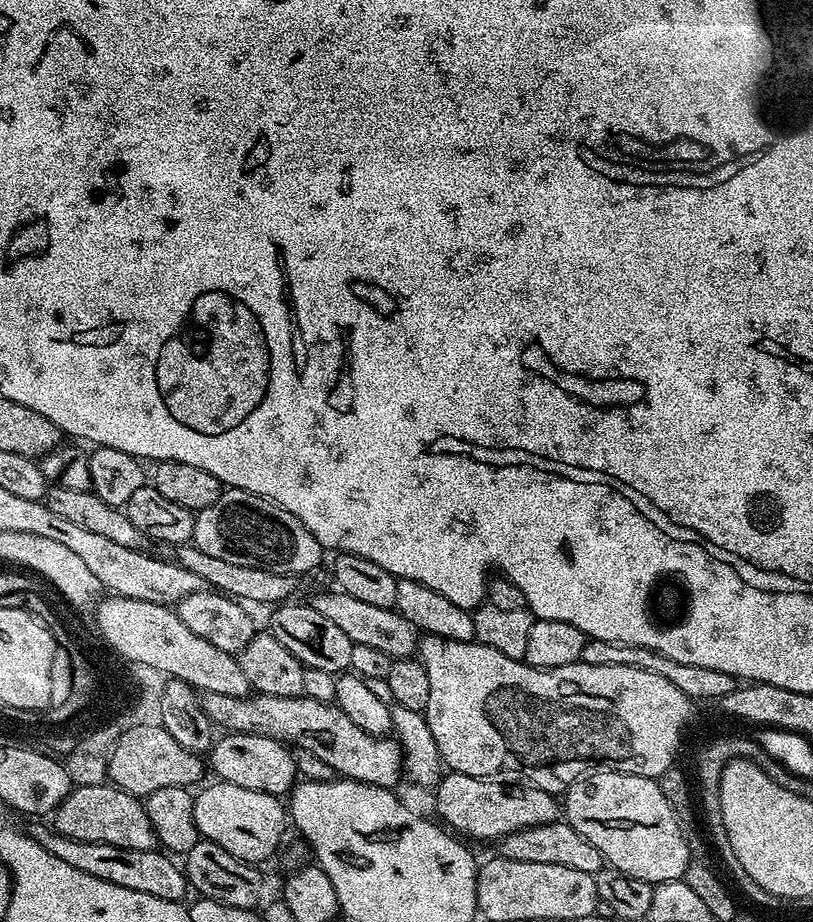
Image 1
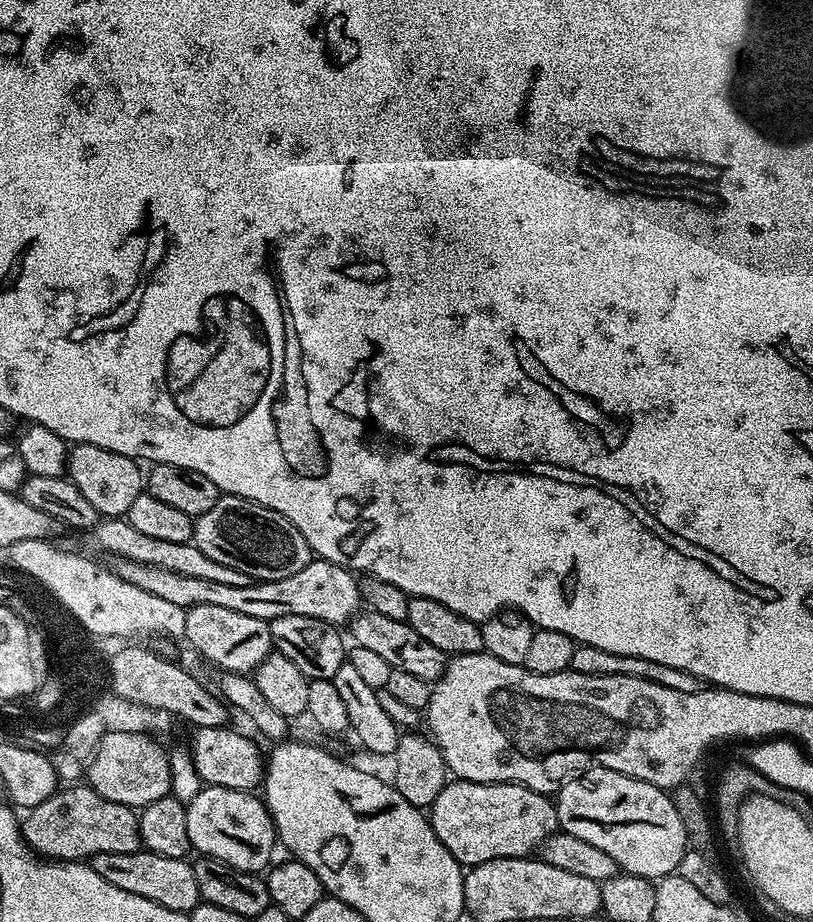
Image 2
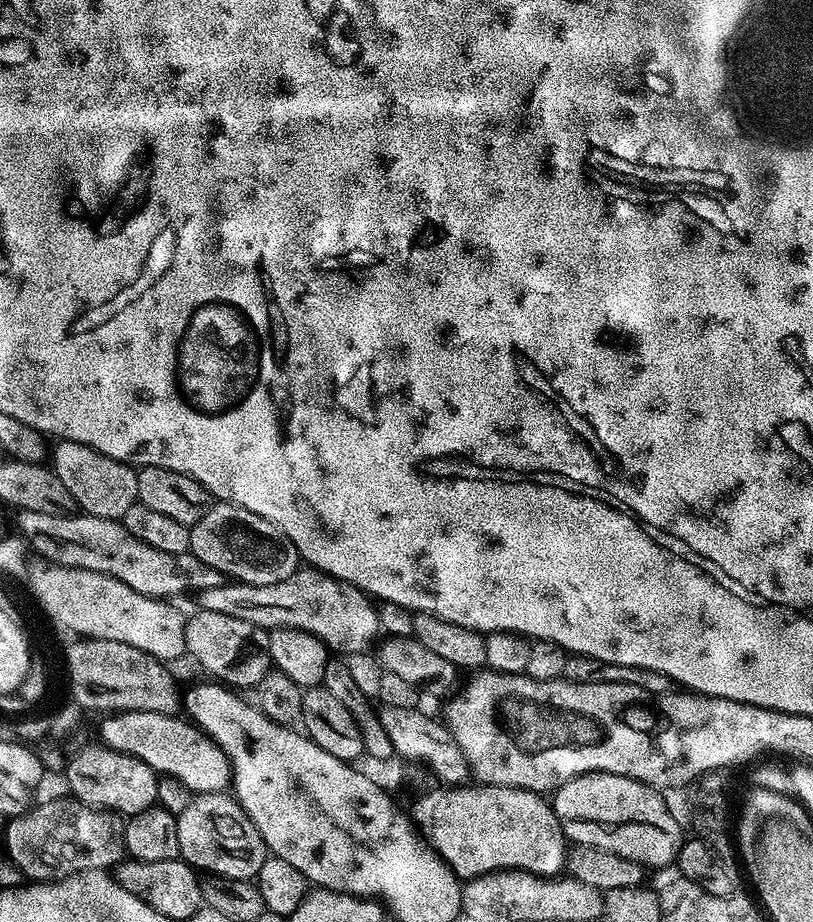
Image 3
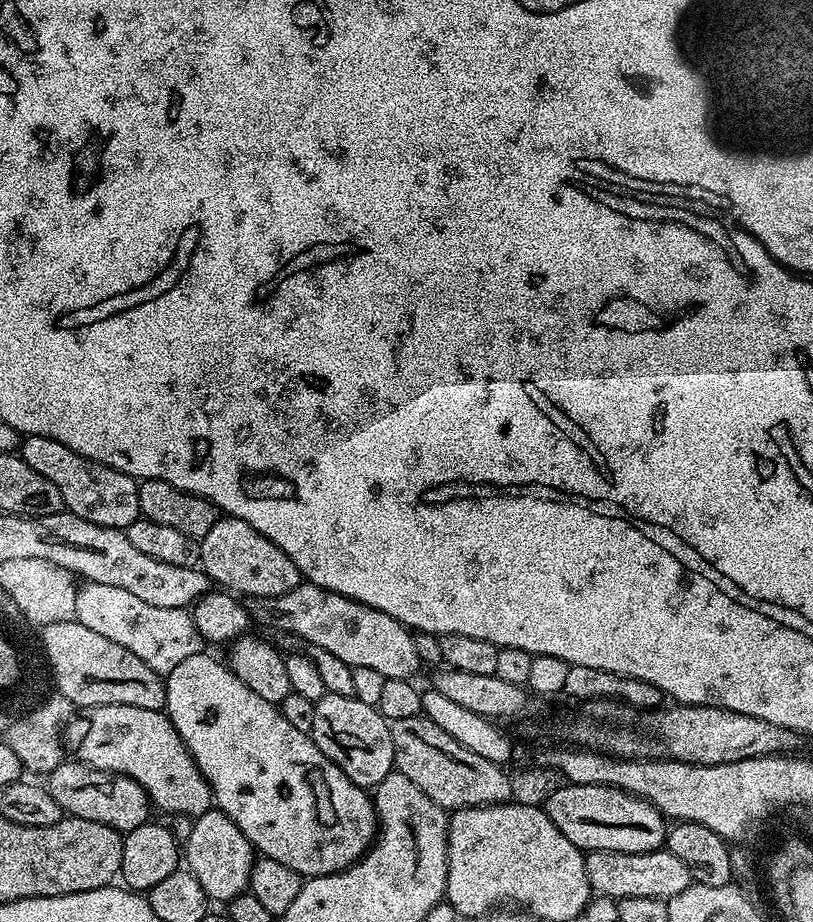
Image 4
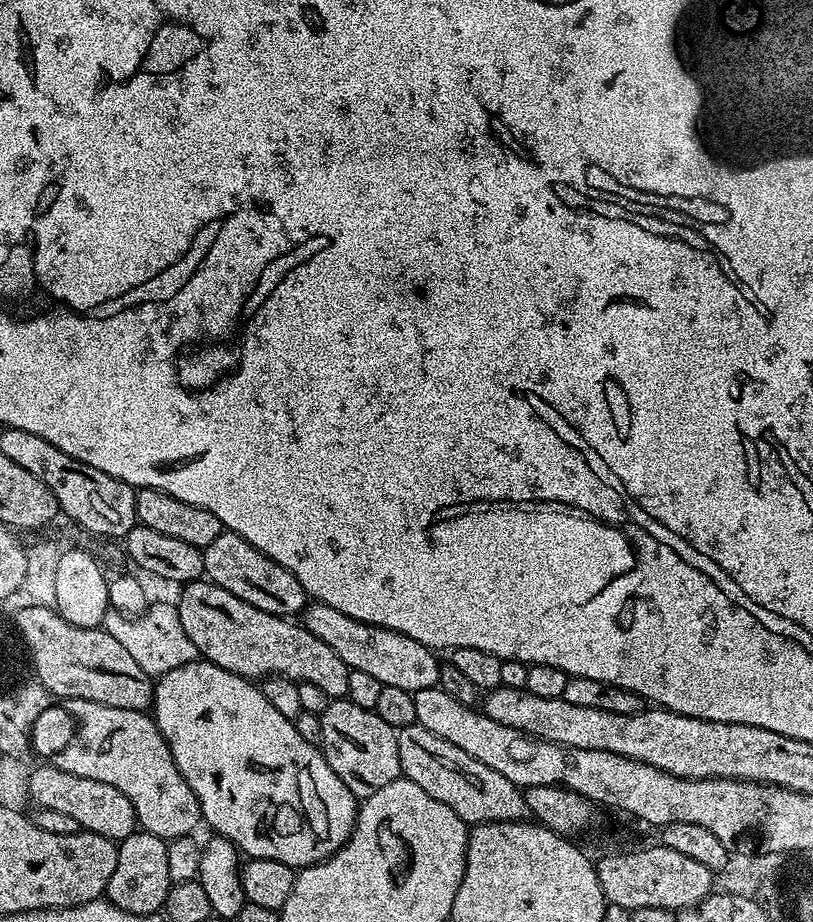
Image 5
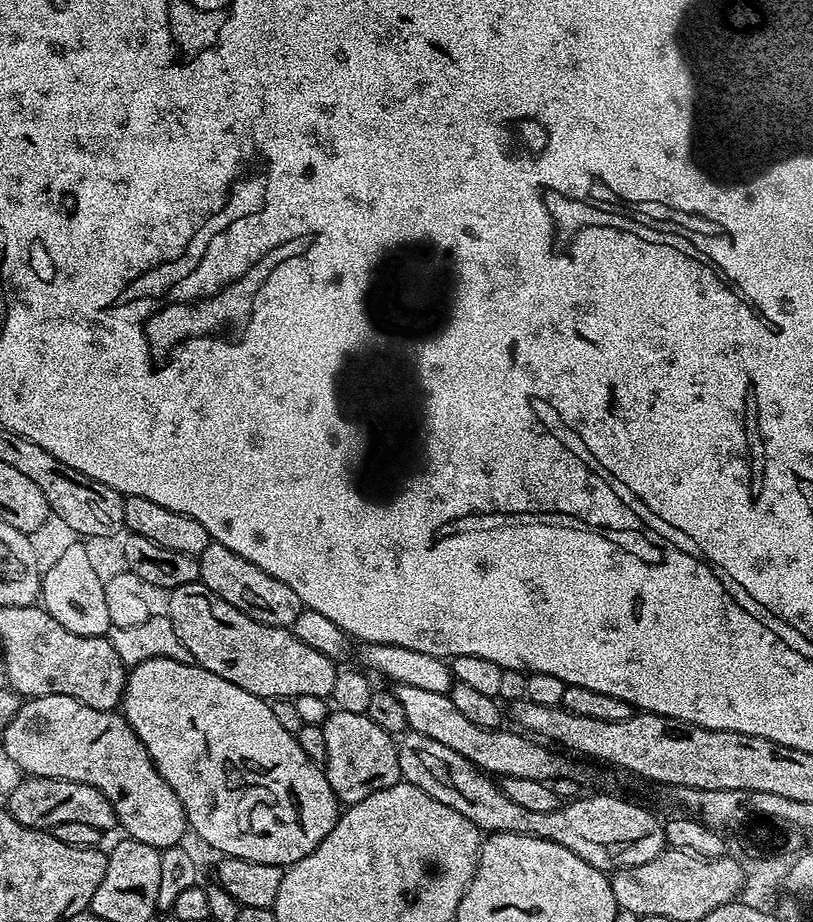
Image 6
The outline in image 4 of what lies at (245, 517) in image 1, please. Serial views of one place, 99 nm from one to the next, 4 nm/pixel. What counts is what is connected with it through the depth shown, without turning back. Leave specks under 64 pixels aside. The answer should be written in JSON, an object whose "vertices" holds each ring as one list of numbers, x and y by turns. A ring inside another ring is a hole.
{"vertices":[[221,515,214,522,214,527,198,541,198,547,199,567,211,578,213,585,237,597,274,598,278,594,290,594,290,590,294,590,302,582,298,566,290,562,287,554,245,520]]}

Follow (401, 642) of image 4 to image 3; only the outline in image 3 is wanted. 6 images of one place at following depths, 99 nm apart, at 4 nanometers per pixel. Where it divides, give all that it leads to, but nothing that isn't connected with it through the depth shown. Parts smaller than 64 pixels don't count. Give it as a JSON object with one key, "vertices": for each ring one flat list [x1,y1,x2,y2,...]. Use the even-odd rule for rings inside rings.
{"vertices":[[302,566,294,574,290,574,290,578,286,578,282,582,274,582,270,586,226,582,214,590,199,593,198,600,201,604,199,607,203,611,213,611,226,614,227,617,240,618,244,622,252,623,255,628,306,630,310,634,314,634,314,638,321,640,326,647,336,654,367,652,373,647,371,644,375,642,376,635,382,632,380,613,373,597,362,589,355,588,353,584,342,582,338,578,325,572,319,572,311,566]]}

